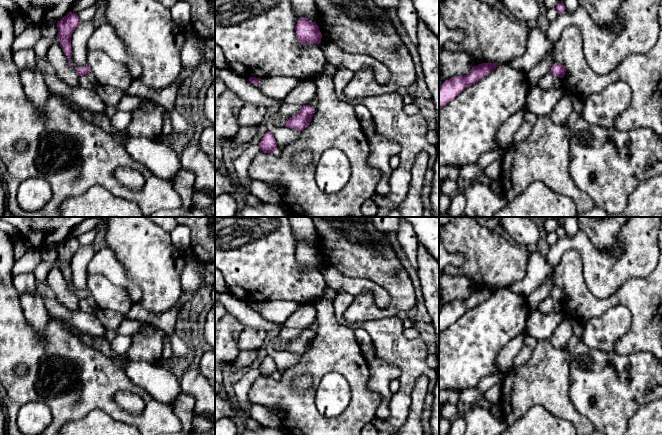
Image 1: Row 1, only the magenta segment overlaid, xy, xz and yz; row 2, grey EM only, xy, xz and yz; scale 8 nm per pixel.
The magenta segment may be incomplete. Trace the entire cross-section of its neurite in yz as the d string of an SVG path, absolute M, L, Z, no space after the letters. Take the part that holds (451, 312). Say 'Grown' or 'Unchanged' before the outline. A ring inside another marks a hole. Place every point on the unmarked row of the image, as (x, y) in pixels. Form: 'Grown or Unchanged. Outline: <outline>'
Unchanged. Outline: M482 287L473 290L464 300L454 300L445 305L439 312L439 335L464 313L488 300L499 289L498 287Z

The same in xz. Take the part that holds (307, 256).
Unchanged. Outline: M301 241L297 244L295 251L296 260L299 266L303 269L319 268L322 258L316 246L309 245L306 241Z

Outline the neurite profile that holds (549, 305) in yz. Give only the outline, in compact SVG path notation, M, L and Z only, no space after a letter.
M549 296L546 299L544 299L535 310L530 309L530 314L533 311L538 311L544 314L560 313L561 310L562 302L555 301L551 296Z

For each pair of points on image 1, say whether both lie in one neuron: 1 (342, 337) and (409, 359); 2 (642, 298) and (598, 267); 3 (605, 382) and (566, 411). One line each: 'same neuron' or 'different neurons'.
1: different neurons
2: different neurons
3: different neurons

